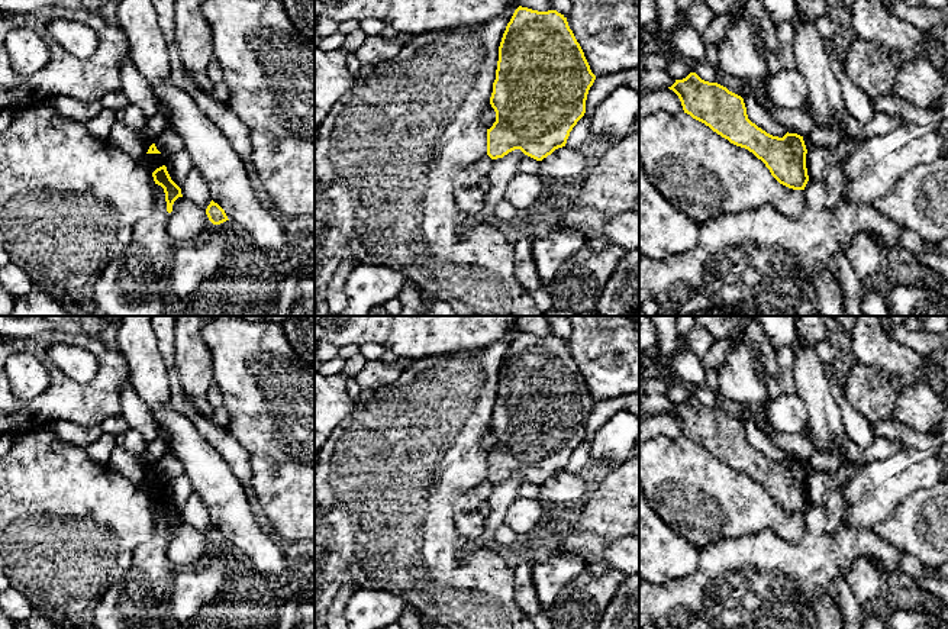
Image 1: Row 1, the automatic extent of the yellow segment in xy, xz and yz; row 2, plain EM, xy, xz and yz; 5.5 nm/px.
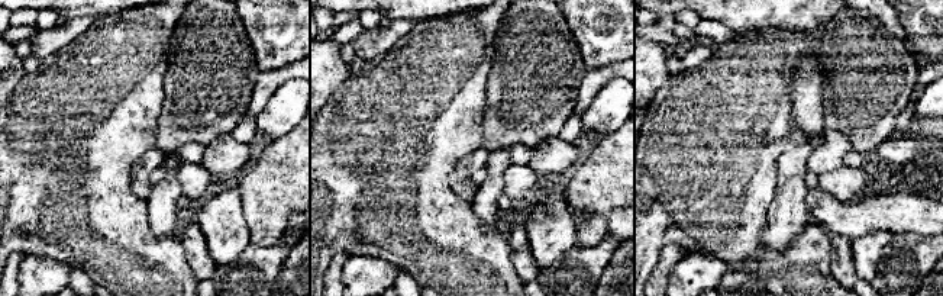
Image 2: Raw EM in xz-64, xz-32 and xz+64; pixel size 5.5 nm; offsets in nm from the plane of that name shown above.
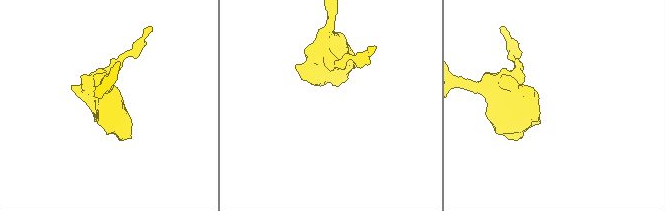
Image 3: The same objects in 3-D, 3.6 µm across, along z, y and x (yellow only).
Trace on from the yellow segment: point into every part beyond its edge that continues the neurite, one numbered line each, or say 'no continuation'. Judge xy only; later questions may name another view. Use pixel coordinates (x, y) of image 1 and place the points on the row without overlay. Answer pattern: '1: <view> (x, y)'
no continuation

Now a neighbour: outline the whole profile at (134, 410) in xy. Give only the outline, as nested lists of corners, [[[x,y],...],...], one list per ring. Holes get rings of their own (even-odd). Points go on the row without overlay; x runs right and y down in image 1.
[[[130,378],[122,387],[122,416],[129,428],[144,436],[146,443],[151,443],[159,436],[157,423],[146,404],[135,393]]]

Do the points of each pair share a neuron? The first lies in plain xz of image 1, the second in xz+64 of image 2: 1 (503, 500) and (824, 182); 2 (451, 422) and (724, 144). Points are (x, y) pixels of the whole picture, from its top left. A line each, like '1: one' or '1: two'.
1: two
2: one

